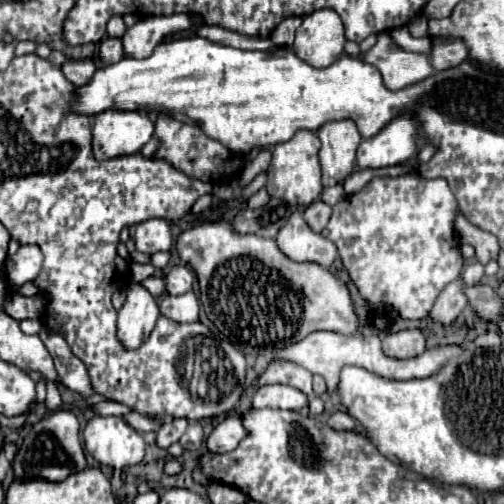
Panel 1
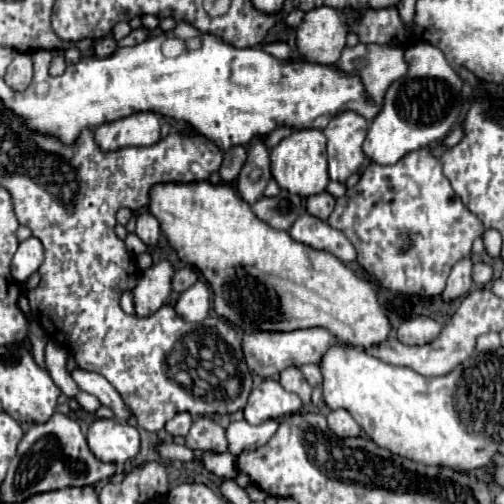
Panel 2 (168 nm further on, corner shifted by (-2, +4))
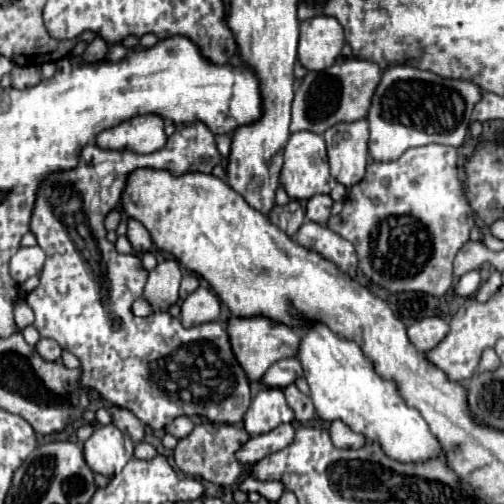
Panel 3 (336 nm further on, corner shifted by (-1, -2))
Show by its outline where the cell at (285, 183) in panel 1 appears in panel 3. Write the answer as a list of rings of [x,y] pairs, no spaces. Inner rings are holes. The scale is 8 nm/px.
[[[299,131],[289,137],[289,141],[285,145],[285,153],[283,153],[281,185],[285,187],[289,197],[299,199],[299,201],[307,201],[313,195],[329,193],[333,189],[335,179],[329,175],[329,163],[327,163],[323,135],[317,135],[311,131]]]

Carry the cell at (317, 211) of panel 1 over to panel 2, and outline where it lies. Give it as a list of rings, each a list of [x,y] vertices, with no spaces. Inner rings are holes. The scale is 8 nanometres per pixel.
[[[320,193],[320,195],[312,195],[306,201],[306,211],[322,221],[326,221],[330,217],[330,213],[334,211],[334,203],[336,199],[330,193]]]

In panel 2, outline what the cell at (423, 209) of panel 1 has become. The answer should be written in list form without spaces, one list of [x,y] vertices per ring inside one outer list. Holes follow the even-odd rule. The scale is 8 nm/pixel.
[[[428,147],[408,153],[394,165],[368,163],[360,181],[336,201],[336,209],[328,217],[328,225],[348,237],[358,251],[356,261],[372,273],[384,289],[418,297],[438,297],[446,287],[452,265],[462,257],[470,257],[474,239],[484,231],[480,219],[462,205],[450,181],[444,177],[440,161],[430,155]]]

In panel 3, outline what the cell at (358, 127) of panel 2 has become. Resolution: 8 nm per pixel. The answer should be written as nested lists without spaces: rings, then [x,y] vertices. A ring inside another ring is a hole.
[[[365,119],[337,123],[325,131],[331,177],[347,189],[365,177],[369,127]]]

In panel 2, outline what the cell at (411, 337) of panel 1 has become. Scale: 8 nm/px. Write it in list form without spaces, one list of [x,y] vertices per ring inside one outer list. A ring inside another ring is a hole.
[[[416,317],[410,321],[404,321],[396,329],[396,339],[404,345],[426,345],[438,337],[440,325],[430,317]]]

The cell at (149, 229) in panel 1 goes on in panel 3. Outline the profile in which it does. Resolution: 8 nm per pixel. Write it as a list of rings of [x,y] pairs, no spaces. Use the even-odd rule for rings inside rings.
[[[135,219],[127,221],[127,239],[129,239],[133,251],[139,253],[139,255],[147,253],[151,249],[151,245],[153,245],[151,235],[147,233],[147,229],[139,221],[135,221]]]

